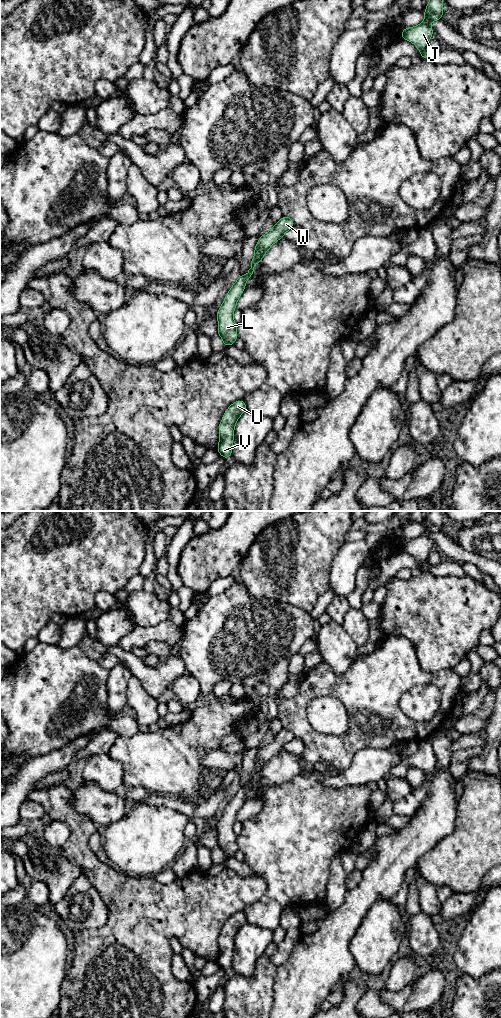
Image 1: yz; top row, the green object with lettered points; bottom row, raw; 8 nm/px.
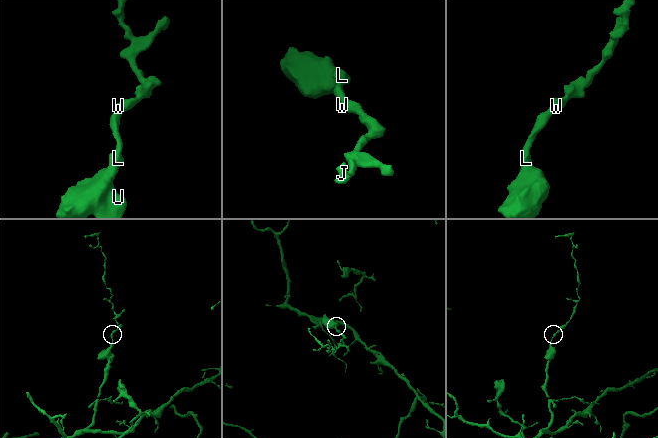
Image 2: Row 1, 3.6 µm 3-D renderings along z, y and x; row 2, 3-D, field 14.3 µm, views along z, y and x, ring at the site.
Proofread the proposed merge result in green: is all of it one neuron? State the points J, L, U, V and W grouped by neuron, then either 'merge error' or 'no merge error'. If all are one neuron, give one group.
J L U V W | no merge error

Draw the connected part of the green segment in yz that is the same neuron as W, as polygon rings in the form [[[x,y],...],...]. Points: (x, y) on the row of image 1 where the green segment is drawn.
[[[282,216],[280,220],[273,225],[273,228],[266,234],[262,234],[254,248],[254,257],[251,261],[251,268],[247,273],[240,275],[237,281],[232,284],[226,294],[222,305],[219,307],[216,317],[218,320],[217,335],[223,339],[224,348],[235,345],[238,339],[237,325],[234,321],[233,312],[239,297],[246,288],[246,282],[251,277],[256,264],[260,264],[265,253],[271,246],[279,241],[284,234],[294,227],[294,221],[289,216]]]

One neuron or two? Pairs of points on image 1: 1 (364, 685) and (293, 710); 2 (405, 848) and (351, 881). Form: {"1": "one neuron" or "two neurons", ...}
{"1": "one neuron", "2": "two neurons"}

